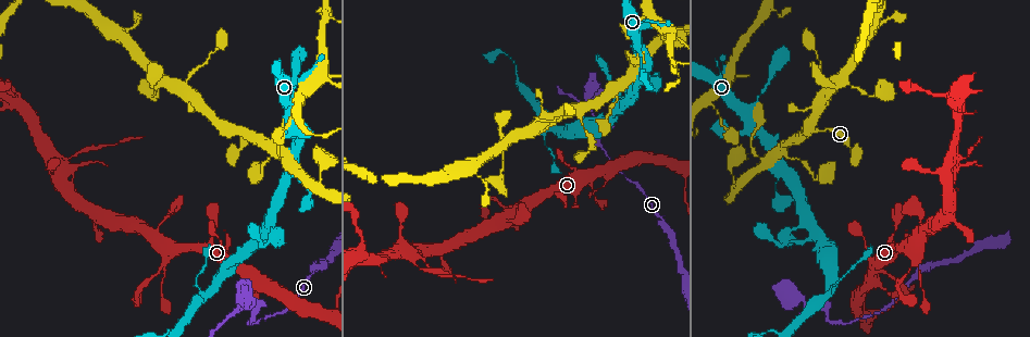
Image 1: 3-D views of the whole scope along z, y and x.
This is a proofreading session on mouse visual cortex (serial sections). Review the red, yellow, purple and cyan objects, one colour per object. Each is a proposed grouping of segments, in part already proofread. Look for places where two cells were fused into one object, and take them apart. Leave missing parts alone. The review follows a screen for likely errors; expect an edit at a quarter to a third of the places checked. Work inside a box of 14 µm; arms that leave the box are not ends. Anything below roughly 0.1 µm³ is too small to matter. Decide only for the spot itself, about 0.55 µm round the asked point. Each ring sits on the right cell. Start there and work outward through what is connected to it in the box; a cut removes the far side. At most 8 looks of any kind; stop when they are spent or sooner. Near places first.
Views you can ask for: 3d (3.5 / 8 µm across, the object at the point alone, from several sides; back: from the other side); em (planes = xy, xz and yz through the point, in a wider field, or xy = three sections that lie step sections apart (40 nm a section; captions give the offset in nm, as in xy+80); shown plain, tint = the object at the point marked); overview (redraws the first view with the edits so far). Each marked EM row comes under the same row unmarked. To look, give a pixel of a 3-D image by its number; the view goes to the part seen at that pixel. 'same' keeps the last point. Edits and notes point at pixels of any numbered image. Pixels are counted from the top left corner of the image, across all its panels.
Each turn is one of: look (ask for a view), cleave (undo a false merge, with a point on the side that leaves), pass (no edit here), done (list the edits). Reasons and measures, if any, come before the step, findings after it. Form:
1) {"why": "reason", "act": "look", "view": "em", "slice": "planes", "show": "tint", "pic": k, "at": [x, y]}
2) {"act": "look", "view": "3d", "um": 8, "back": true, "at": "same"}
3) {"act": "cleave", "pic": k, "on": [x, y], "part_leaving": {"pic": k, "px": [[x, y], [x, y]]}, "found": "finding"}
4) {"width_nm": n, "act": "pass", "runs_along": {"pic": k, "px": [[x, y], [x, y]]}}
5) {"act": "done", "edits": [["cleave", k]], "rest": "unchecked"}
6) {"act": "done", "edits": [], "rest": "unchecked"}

{"why": "small branch off a trunk", "act": "look", "view": "3d", "um": 3.5, "pic": 1, "at": [403, 246]}

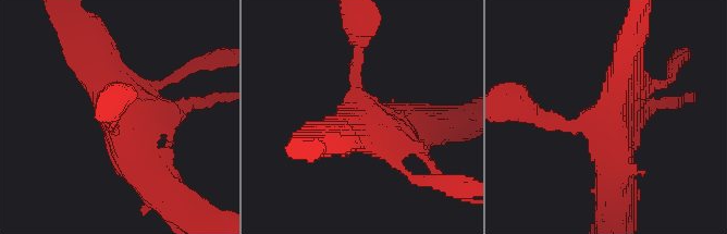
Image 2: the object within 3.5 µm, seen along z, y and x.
{"why": "need the tissue", "act": "look", "view": "em", "slice": "planes", "show": "tint", "pic": 2, "at": [369, 120]}

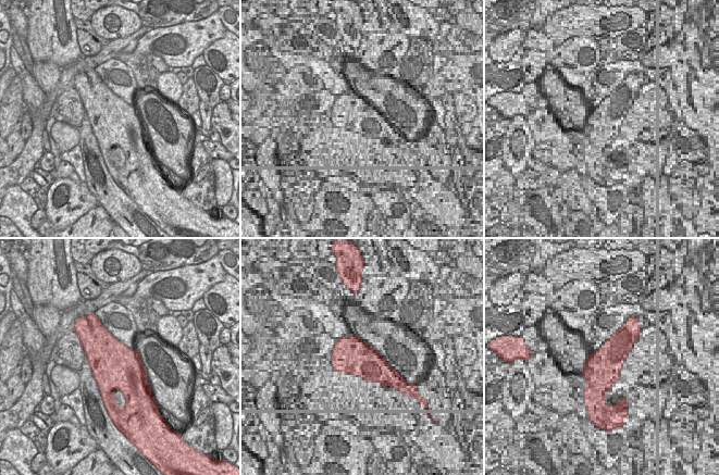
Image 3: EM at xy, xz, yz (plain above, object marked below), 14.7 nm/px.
{"act": "pass", "runs_along": {"pic": 2, "px": [[148, 176], [145, 133], [88, 53]]}, "found": "one cell here"}

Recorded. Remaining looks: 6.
{"act": "look", "view": "3d", "um": 3.5, "back": true, "pic": 1, "at": [361, 253]}

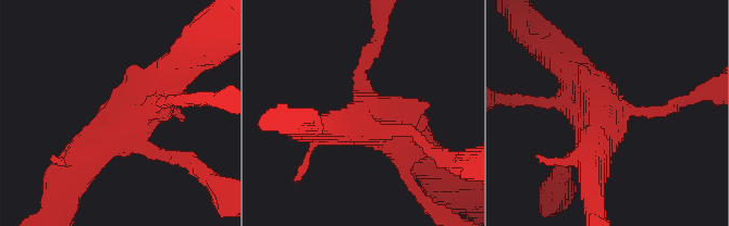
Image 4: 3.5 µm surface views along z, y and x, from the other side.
{"why": "need the tissue", "act": "look", "view": "em", "slice": "xy", "step": 1, "show": "tint", "pic": 4, "at": [121, 118]}

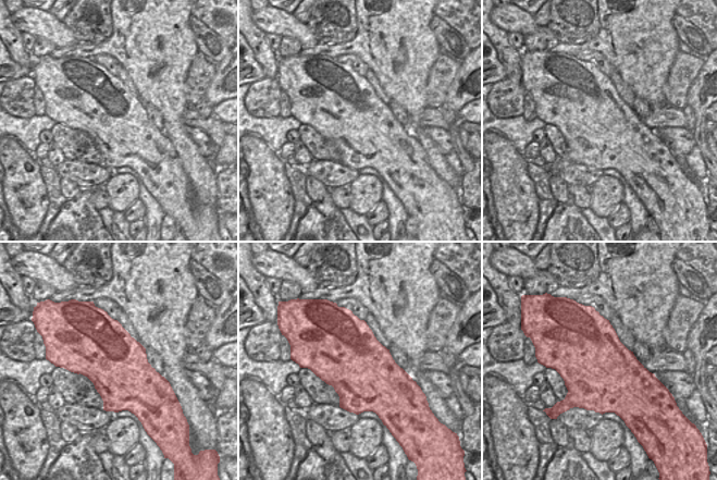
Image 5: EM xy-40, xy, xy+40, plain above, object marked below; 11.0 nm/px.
{"why": "another direction", "act": "look", "view": "em", "slice": "xy", "step": 3, "show": "tint", "at": "same"}

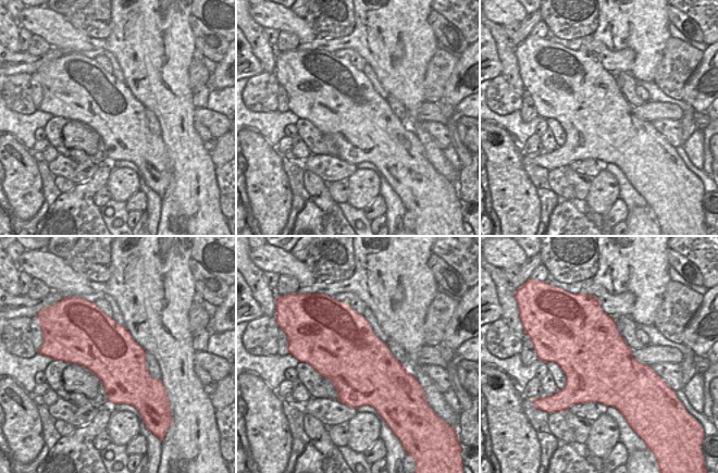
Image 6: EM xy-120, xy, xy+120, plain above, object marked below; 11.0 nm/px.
{"act": "pass", "runs_along": {"pic": 4, "px": [[592, 168], [608, 122], [676, 102]]}, "found": "one cell here"}

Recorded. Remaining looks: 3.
{"why": "arms part here", "act": "look", "view": "3d", "um": 8, "pic": 1, "at": [240, 310]}

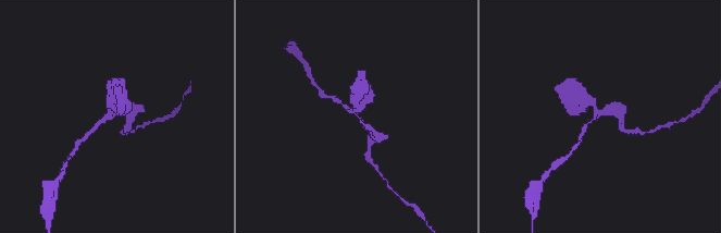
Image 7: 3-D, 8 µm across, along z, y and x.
{"arms": 3, "arm_widths_nm": [150, 200, 400], "why": "now the EM", "act": "look", "view": "em", "slice": "xy", "step": 1, "show": "tint", "pic": 7, "at": [597, 112]}

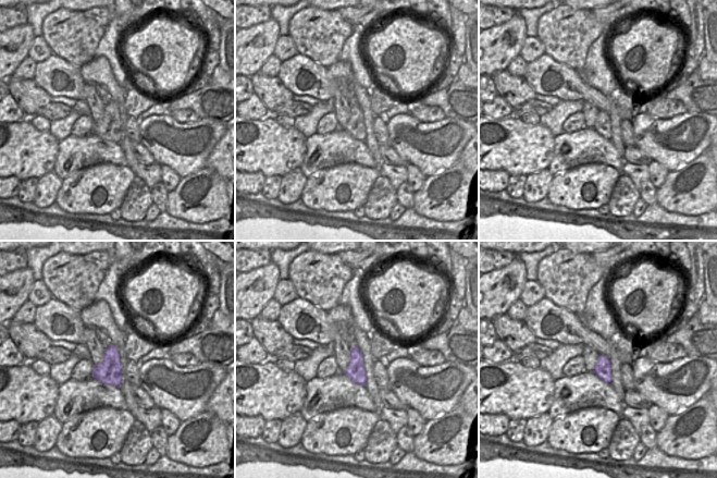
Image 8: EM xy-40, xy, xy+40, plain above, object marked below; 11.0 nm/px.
{"act": "pass", "runs_along": {"pic": 7, "px": [[619, 119], [597, 113], [574, 93]]}, "found": "one cell here"}

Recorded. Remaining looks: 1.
{"act": "done", "edits": [], "rest": "unchecked"}

